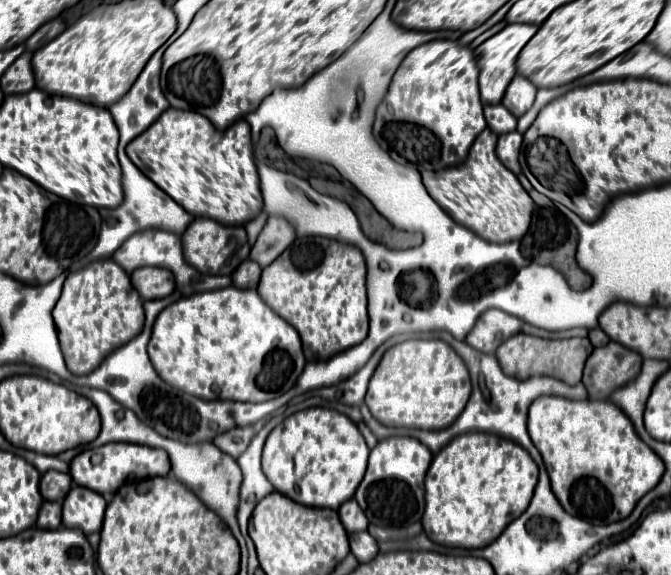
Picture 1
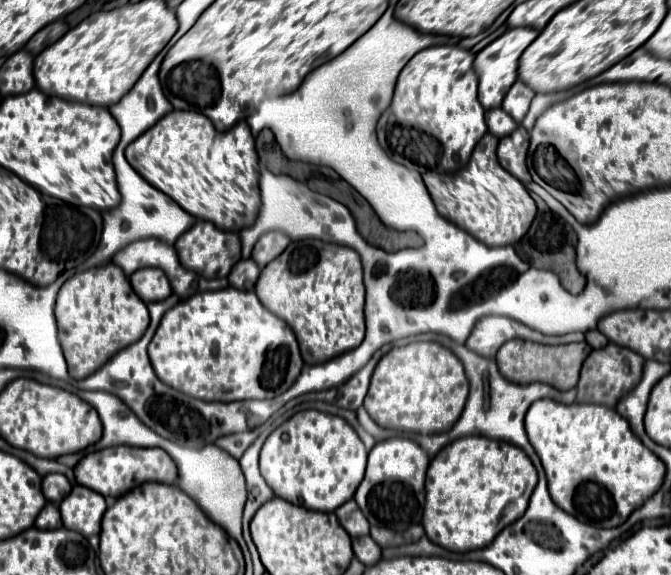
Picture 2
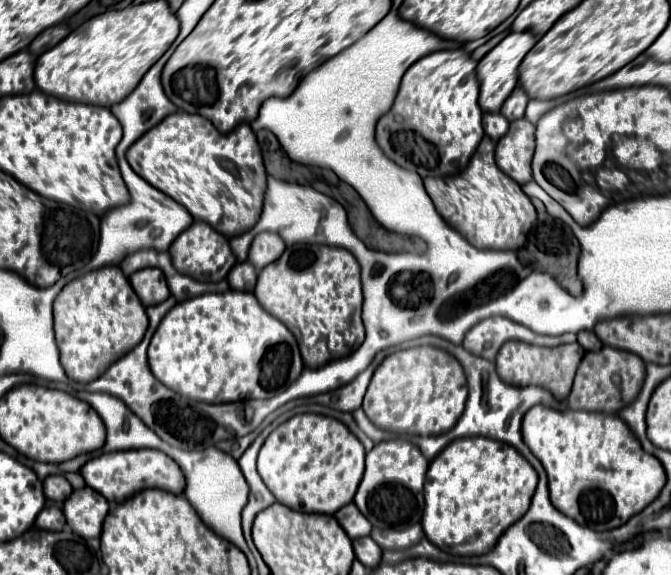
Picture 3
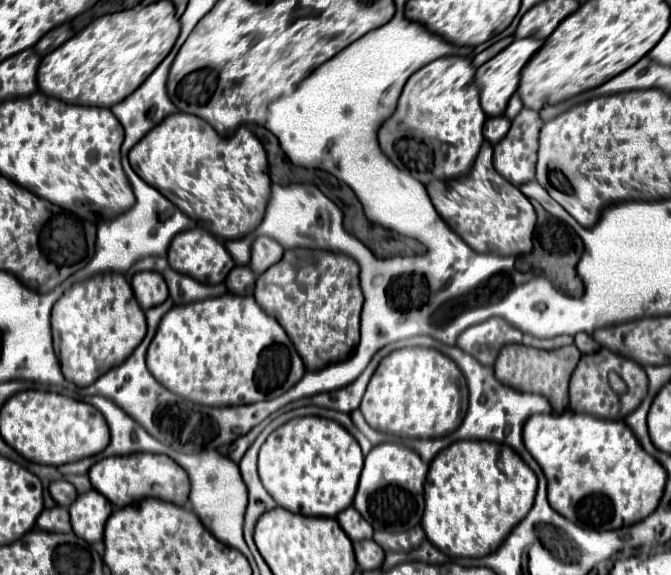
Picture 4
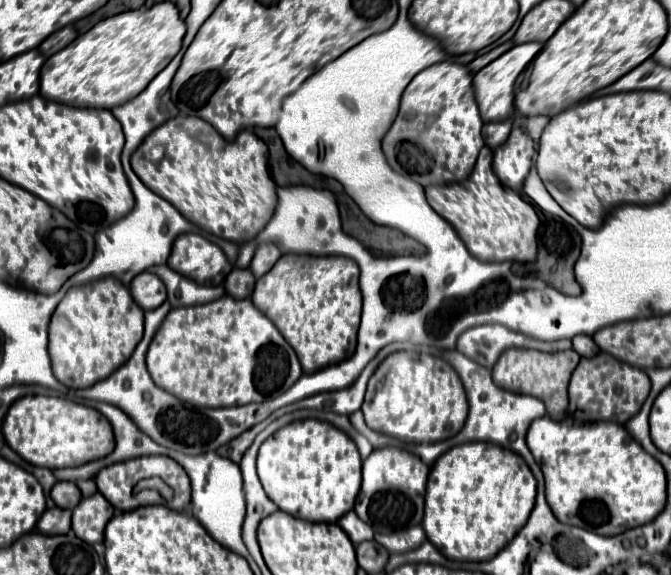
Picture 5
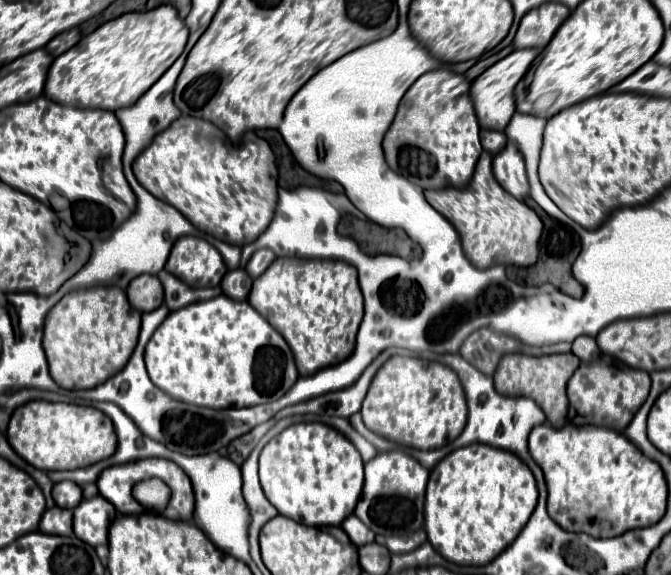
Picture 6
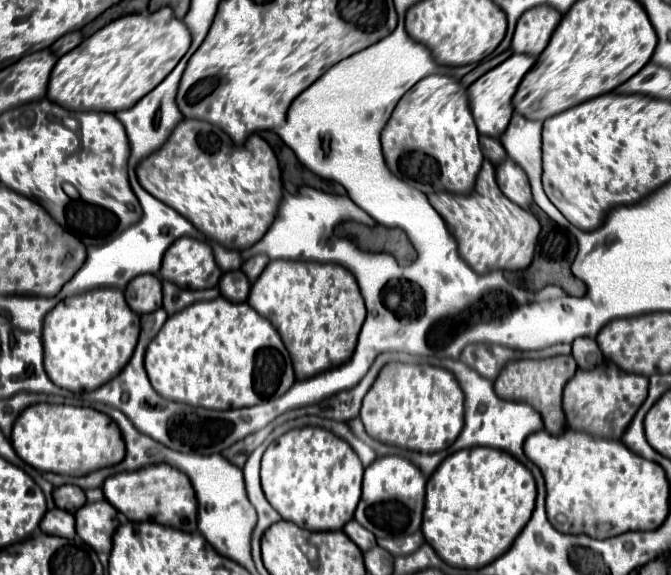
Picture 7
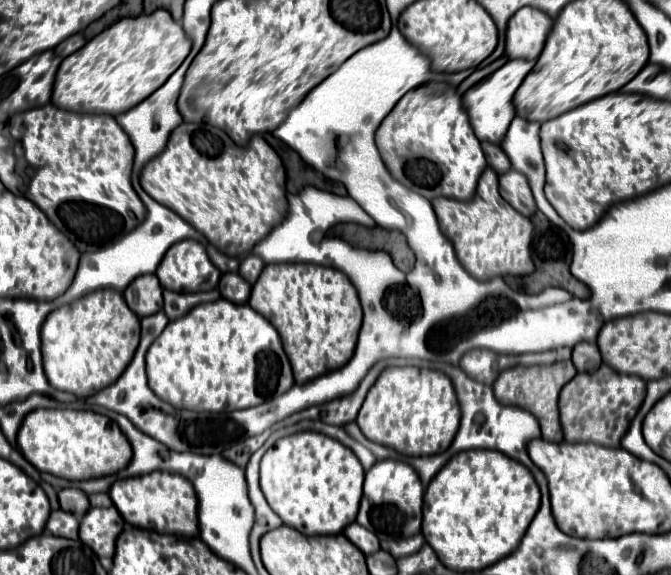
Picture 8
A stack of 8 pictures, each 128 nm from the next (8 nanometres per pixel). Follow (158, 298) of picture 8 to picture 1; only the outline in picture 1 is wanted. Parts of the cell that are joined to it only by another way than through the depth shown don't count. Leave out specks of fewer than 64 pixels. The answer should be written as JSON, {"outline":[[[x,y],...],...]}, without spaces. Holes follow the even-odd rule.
{"outline":[[[138,268],[130,278],[142,300],[166,298],[174,290],[174,276],[170,276],[170,270],[166,268]]]}

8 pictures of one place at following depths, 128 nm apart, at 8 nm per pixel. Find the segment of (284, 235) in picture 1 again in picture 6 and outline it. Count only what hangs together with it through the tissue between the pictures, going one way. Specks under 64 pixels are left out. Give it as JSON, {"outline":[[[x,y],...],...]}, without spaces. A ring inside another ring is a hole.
{"outline":[[[256,250],[256,252],[252,254],[252,258],[250,258],[250,262],[246,264],[246,272],[248,272],[252,278],[258,278],[258,276],[272,264],[274,258],[276,258],[276,256],[274,256],[274,252],[270,252],[270,250]]]}

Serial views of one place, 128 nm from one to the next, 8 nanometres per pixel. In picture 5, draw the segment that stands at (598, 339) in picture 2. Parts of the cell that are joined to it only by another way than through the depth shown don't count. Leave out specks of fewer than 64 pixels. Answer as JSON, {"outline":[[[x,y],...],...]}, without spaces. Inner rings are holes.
{"outline":[[[584,334],[582,336],[574,336],[572,344],[574,344],[574,350],[584,358],[590,358],[590,356],[598,354],[598,346],[590,336],[584,336]]]}

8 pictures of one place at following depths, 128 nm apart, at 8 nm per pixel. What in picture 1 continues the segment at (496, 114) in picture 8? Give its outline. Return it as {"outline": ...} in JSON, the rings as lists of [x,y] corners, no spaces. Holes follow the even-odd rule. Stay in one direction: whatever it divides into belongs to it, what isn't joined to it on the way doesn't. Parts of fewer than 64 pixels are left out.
{"outline":[[[508,24],[502,32],[498,32],[496,36],[488,38],[484,44],[480,44],[474,50],[476,56],[476,66],[480,70],[480,96],[484,104],[500,104],[504,90],[508,88],[510,80],[516,74],[516,58],[520,54],[520,50],[528,44],[528,40],[538,32],[538,26],[530,26],[530,24]]]}

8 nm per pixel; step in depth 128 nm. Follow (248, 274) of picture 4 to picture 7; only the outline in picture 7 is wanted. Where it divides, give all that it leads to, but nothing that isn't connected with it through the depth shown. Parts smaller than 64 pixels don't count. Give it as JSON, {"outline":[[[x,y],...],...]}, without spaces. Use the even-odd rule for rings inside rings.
{"outline":[[[234,270],[234,272],[222,274],[218,288],[224,298],[234,300],[234,302],[246,302],[248,292],[250,292],[250,282],[246,280],[246,274],[242,270]]]}

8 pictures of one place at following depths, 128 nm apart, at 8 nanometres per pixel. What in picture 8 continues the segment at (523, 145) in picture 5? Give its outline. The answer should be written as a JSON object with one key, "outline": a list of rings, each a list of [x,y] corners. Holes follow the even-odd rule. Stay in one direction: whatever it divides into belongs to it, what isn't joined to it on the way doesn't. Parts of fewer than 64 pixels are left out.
{"outline":[[[516,170],[502,174],[500,176],[500,194],[522,216],[532,216],[536,212],[536,202],[532,198],[528,180],[524,174],[520,174]]]}

